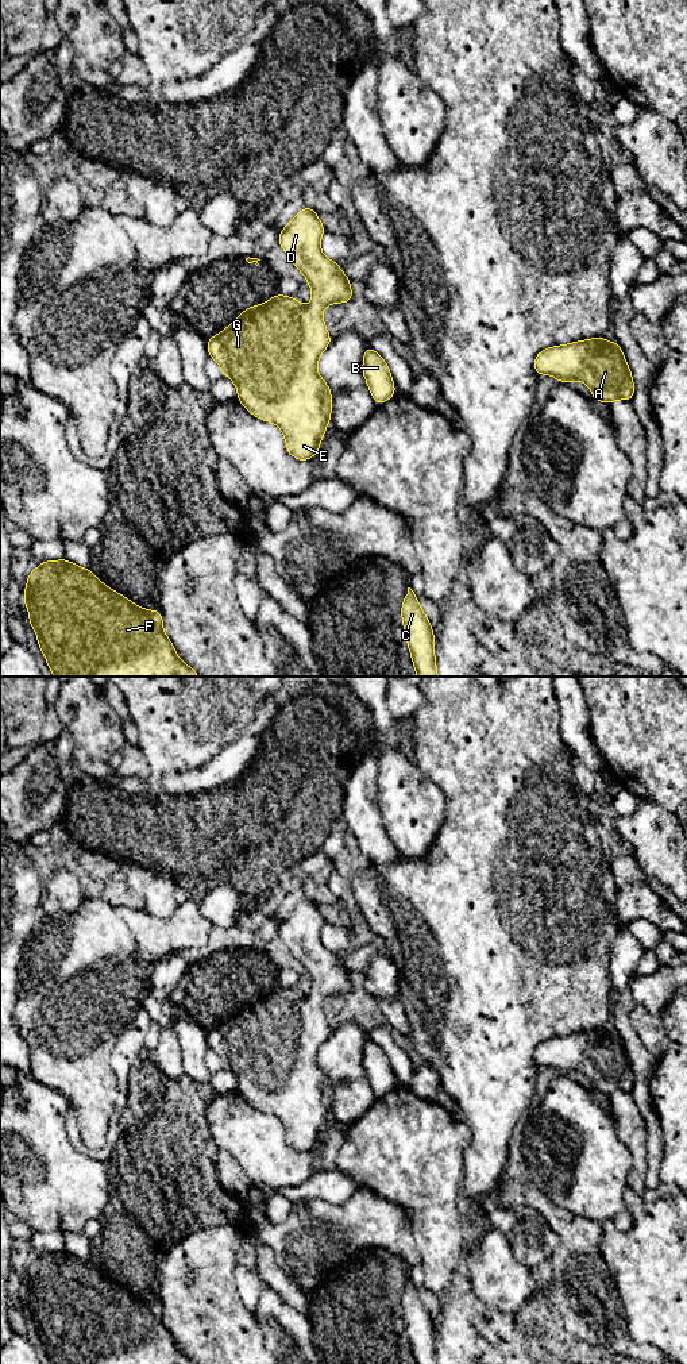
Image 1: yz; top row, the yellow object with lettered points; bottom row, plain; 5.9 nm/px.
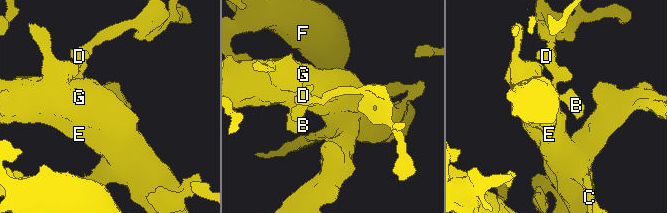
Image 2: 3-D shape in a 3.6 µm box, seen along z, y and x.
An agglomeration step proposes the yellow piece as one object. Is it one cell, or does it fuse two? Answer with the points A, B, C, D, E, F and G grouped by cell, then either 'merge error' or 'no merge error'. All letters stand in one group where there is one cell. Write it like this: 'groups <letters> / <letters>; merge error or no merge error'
groups A B C D E F G; no merge error

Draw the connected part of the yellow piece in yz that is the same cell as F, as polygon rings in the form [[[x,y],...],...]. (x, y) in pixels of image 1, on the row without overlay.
[[[67,1251],[40,1253],[40,1256],[28,1265],[23,1294],[28,1299],[30,1317],[38,1328],[38,1337],[51,1364],[196,1364],[178,1349],[173,1334],[163,1323],[161,1302],[147,1302],[135,1296],[123,1286],[105,1278],[89,1260],[80,1259]]]

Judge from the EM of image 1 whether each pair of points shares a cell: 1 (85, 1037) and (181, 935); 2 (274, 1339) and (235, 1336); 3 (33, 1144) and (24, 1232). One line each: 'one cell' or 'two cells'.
1: one cell
2: two cells
3: two cells

